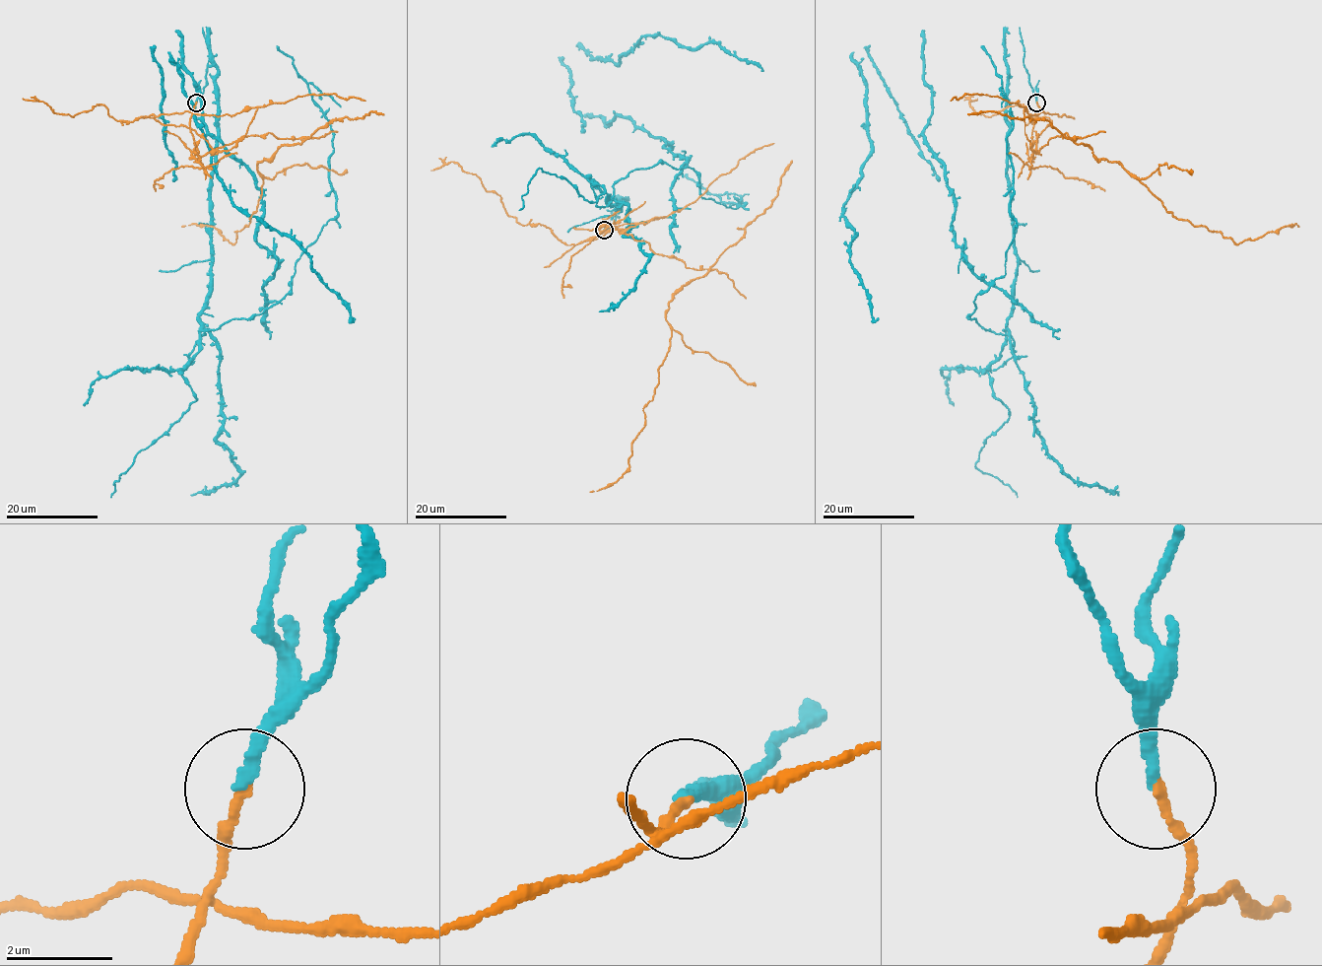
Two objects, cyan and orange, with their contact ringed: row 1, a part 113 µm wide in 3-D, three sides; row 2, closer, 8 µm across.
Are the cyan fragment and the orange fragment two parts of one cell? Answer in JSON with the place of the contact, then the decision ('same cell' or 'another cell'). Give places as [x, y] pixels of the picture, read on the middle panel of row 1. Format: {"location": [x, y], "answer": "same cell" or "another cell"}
{"location": [604, 230], "answer": "another cell"}

